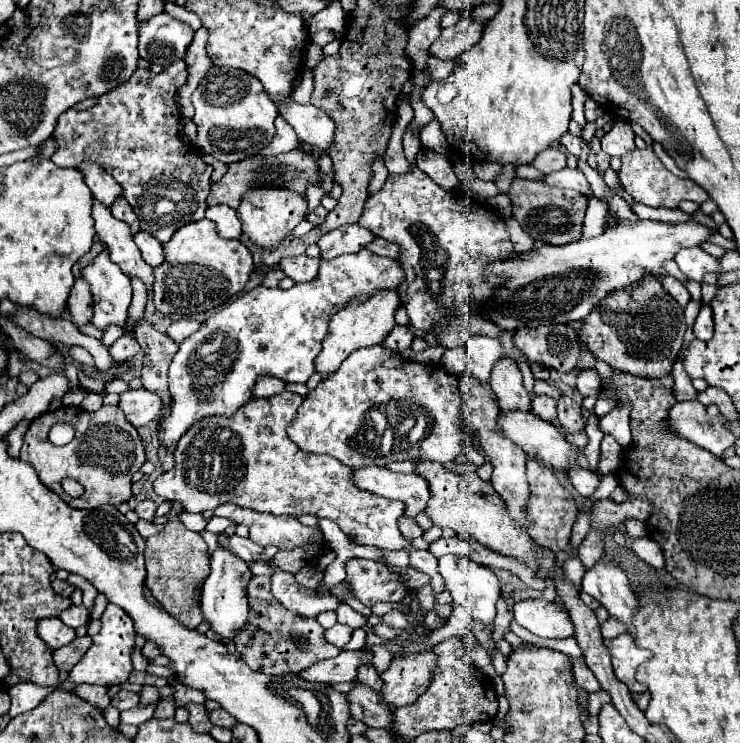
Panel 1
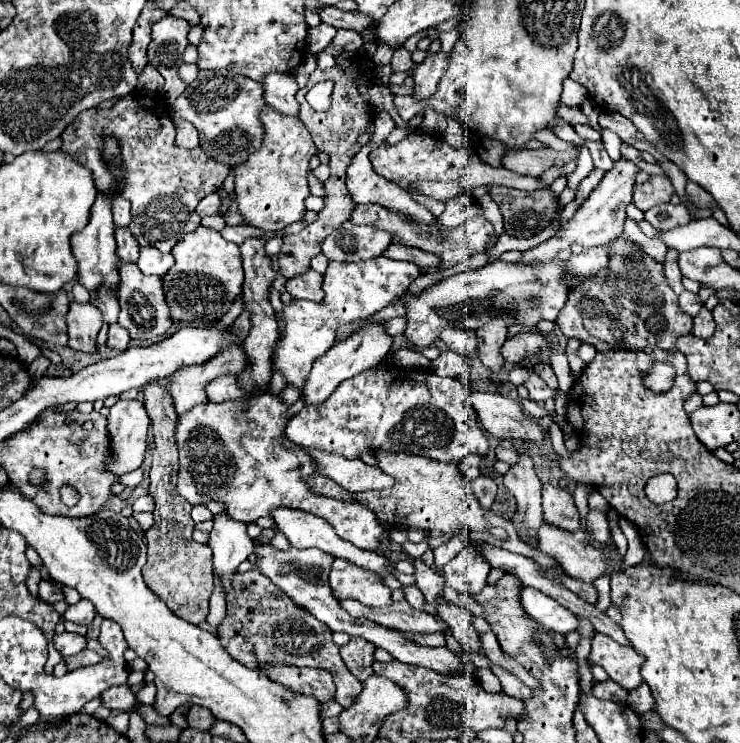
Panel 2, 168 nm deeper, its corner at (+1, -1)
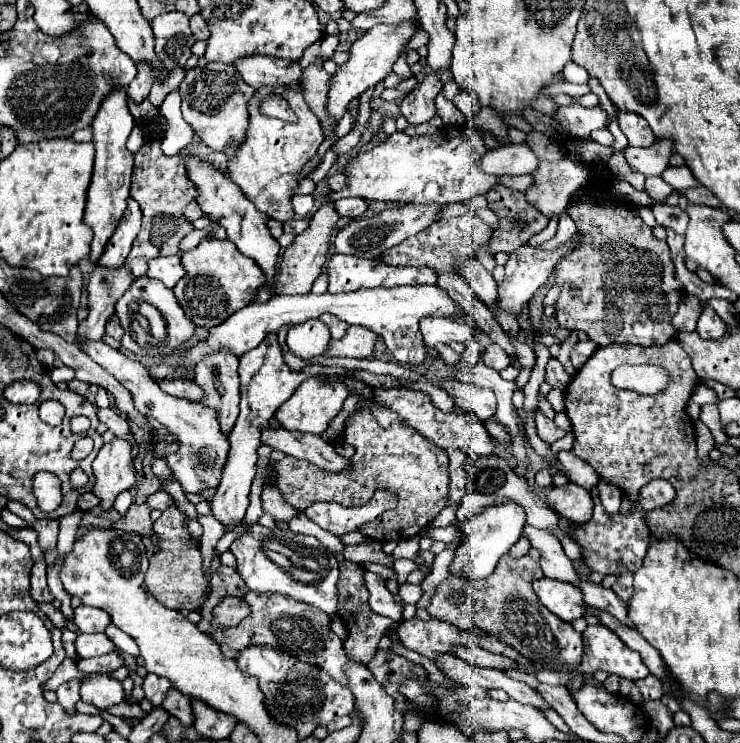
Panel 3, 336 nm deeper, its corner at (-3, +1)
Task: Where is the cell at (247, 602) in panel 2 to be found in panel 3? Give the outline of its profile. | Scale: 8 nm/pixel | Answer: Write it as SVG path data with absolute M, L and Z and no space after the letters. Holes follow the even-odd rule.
M219 567L211 575L211 595L201 609L201 615L203 615L203 621L198 624L199 630L211 635L214 633L213 637L219 643L221 651L231 659L235 659L237 653L245 647L267 645L267 647L281 649L283 653L289 653L305 663L317 665L323 671L327 671L337 683L347 685L347 681L345 681L347 655L343 649L343 641L331 631L329 615L325 615L323 611L319 611L307 603L295 601L285 595L277 595L277 593L253 593L245 585L245 581L241 581L241 575L235 569ZM229 595L241 597L249 605L249 617L245 617L245 621L241 621L241 625L237 625L235 629L213 629L211 609L219 603L219 599L225 599Z

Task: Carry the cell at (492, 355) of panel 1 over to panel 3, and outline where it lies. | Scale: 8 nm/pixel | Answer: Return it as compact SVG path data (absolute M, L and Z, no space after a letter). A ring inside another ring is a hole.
M425 317L419 323L423 341L427 347L435 347L437 343L467 343L471 339L471 327L465 323L459 323L455 319L445 319L445 317Z

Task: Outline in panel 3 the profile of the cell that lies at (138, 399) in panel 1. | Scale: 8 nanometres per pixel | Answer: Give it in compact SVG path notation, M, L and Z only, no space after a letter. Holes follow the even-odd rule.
M115 437L101 447L97 459L93 461L93 493L101 497L103 509L109 509L123 489L135 485L133 459L133 443L129 443L127 439Z

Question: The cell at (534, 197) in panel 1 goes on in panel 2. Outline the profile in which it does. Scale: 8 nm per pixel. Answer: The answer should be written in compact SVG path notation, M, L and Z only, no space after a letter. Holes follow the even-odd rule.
M489 187L489 195L499 205L505 233L511 237L533 237L557 215L559 201L549 189L537 189L529 193L507 187Z

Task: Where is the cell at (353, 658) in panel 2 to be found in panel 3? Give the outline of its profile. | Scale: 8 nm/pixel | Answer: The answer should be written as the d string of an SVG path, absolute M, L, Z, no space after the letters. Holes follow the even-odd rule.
M341 563L339 569L341 569L339 581L337 581L339 615L341 615L341 621L349 629L349 637L345 641L345 651L347 651L349 659L353 659L353 661L357 661L361 665L367 665L373 659L373 653L377 653L379 639L385 635L389 625L393 625L393 621L389 621L389 617L381 617L381 615L371 611L371 607L367 603L367 589L363 585L363 567L361 565Z

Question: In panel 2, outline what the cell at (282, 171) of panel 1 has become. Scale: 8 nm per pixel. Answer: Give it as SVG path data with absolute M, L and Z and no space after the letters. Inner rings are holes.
M207 195L205 199L201 199L199 201L199 205L195 207L195 213L199 215L199 217L207 217L207 215L215 215L217 213L217 209L219 209L219 203L221 203L221 199L219 199L219 195Z

